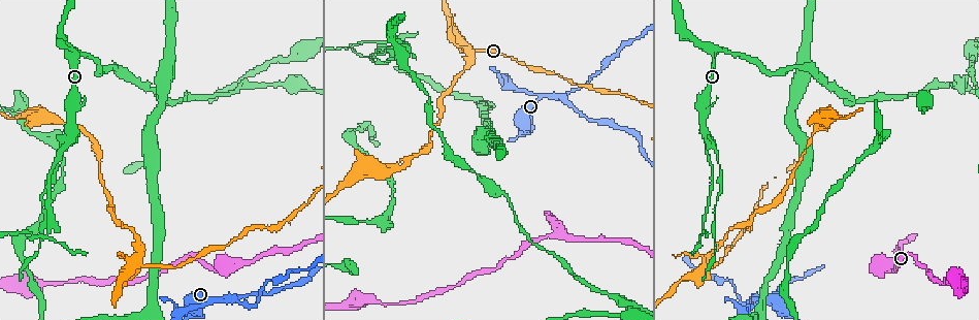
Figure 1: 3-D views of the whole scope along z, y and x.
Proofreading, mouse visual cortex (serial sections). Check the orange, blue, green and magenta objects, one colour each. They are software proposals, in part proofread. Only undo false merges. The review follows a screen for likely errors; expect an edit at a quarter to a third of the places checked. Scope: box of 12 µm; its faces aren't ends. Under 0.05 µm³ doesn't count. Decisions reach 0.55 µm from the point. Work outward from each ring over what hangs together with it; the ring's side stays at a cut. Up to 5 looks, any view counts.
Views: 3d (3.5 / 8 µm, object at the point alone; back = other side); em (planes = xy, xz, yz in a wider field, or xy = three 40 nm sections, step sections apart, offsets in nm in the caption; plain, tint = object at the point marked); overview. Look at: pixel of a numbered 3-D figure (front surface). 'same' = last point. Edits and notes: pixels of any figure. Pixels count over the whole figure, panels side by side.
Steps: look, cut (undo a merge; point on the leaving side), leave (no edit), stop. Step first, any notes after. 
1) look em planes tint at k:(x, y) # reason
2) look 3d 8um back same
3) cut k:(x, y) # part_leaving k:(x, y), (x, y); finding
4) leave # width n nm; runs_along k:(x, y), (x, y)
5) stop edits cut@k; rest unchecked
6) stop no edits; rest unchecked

look 3d 3.5um at 1:(559, 236) # calibre changes

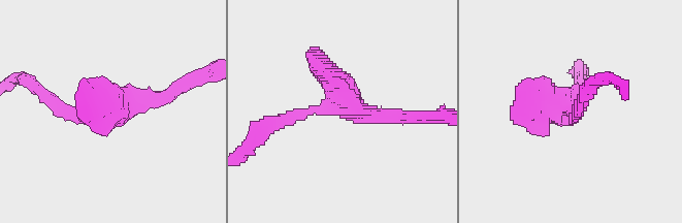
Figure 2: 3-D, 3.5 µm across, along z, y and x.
look em xy step 3 tint at 2:(109, 110) # shape alone is not enough

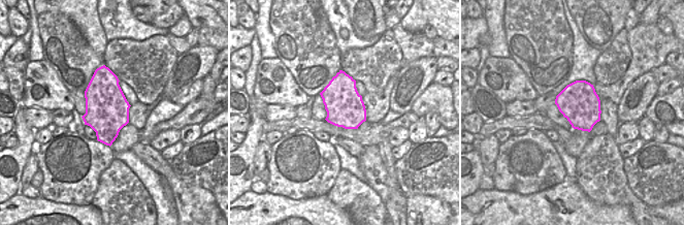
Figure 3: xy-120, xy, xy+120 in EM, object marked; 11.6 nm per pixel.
leave # runs_along 2:(51, 96), (89, 116), (174, 90); one cell here

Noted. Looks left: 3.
look 3d 3.5um at 1:(561, 97) # arms part here

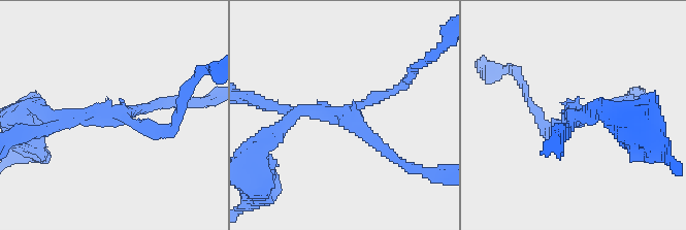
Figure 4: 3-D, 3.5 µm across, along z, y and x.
look em xy step 5 plain at 4:(119, 115) # arms 3; arm_widths 150, 150, 200 nm; shape alone is not enough

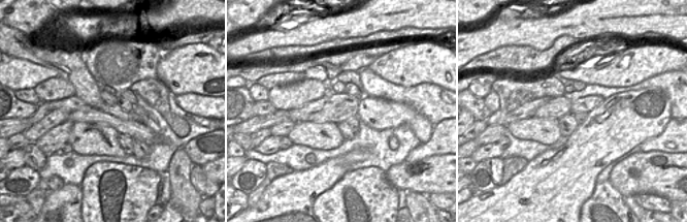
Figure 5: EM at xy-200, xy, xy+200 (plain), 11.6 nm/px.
look em xy step 5 tint same

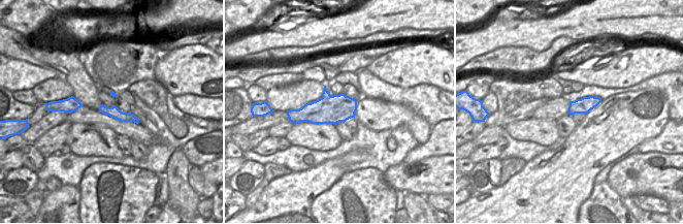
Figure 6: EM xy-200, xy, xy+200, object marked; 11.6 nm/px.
cut 4:(371, 142) # width 340 nm; border 6:(330, 95), (322, 97); a second cell is stuck on

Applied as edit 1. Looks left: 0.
stop edits cut@4; rest unchecked

